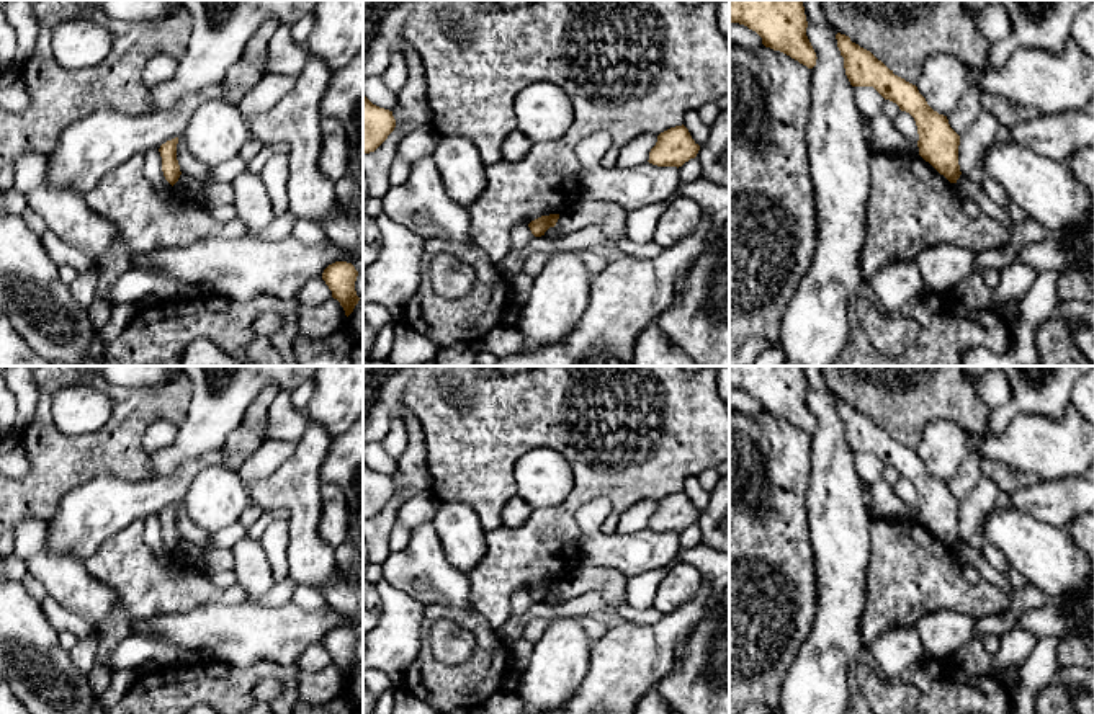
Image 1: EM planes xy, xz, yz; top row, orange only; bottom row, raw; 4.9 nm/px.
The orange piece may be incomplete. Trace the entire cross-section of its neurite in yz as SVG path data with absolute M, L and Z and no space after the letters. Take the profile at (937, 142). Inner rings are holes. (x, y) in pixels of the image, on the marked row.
M837 33L837 47L844 57L845 75L852 87L873 87L885 100L909 113L917 126L919 155L950 183L960 178L960 136L950 127L947 116L934 111L917 87L906 82L878 60L870 51Z

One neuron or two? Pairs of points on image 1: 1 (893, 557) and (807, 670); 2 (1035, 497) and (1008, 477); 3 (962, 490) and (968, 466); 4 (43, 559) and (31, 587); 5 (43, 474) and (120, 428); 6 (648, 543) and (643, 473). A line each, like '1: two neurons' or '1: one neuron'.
1: two neurons
2: two neurons
3: one neuron
4: two neurons
5: one neuron
6: two neurons

